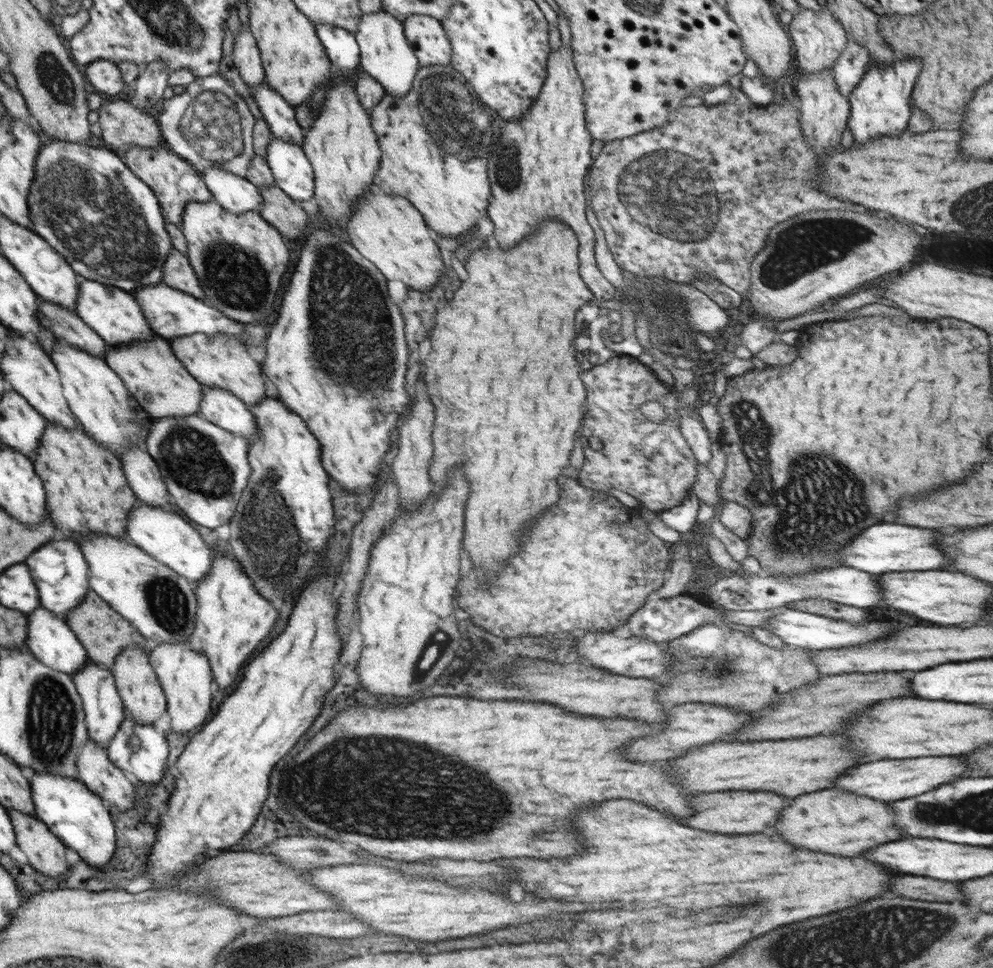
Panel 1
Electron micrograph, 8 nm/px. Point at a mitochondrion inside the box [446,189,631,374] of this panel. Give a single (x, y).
(588, 313)

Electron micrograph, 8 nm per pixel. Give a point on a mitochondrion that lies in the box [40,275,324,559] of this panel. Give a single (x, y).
(192, 459)

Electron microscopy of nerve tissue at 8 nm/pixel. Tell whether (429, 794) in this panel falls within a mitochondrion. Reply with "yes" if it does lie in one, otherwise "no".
yes

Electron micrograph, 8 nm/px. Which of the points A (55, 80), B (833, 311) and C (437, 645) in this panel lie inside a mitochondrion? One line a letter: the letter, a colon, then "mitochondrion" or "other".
A: mitochondrion
B: other
C: mitochondrion

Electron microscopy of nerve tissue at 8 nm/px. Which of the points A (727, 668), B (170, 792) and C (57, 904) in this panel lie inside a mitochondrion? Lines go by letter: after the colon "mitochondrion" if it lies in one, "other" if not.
A: mitochondrion
B: other
C: other

